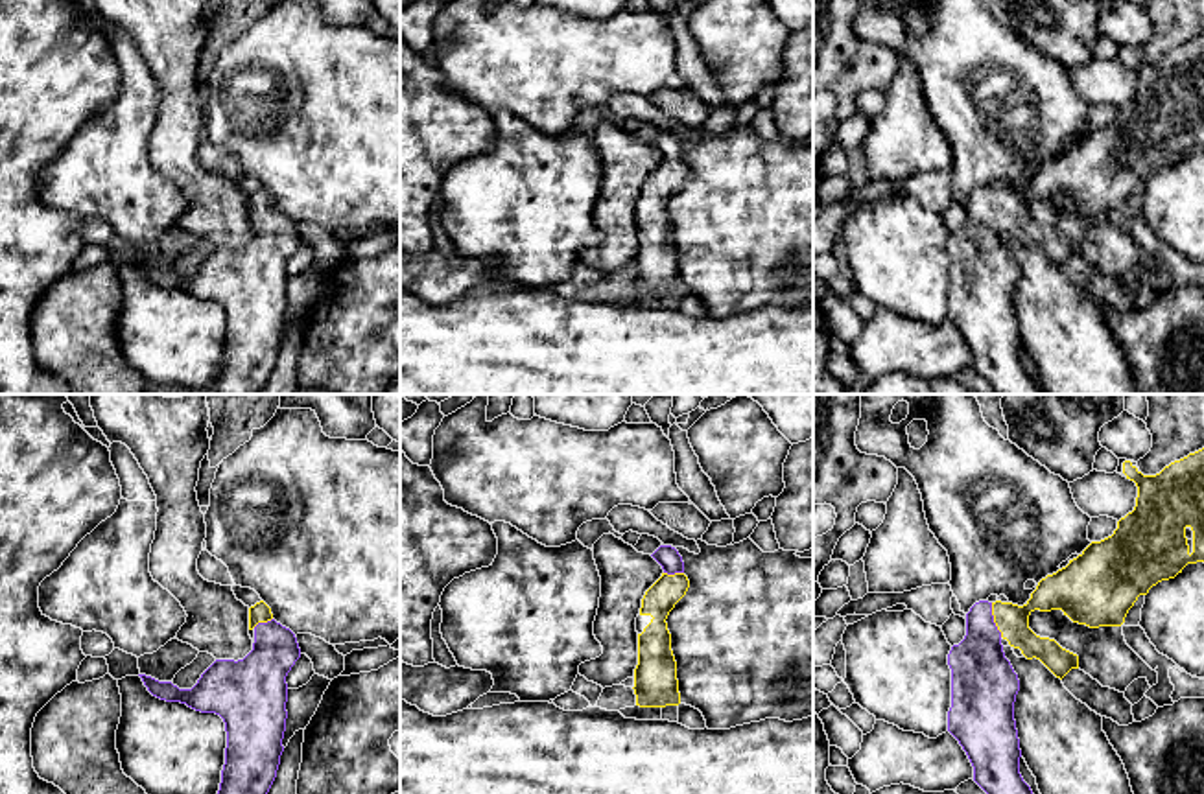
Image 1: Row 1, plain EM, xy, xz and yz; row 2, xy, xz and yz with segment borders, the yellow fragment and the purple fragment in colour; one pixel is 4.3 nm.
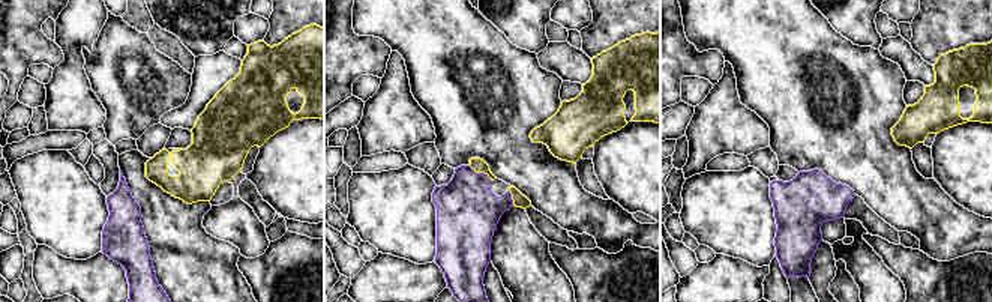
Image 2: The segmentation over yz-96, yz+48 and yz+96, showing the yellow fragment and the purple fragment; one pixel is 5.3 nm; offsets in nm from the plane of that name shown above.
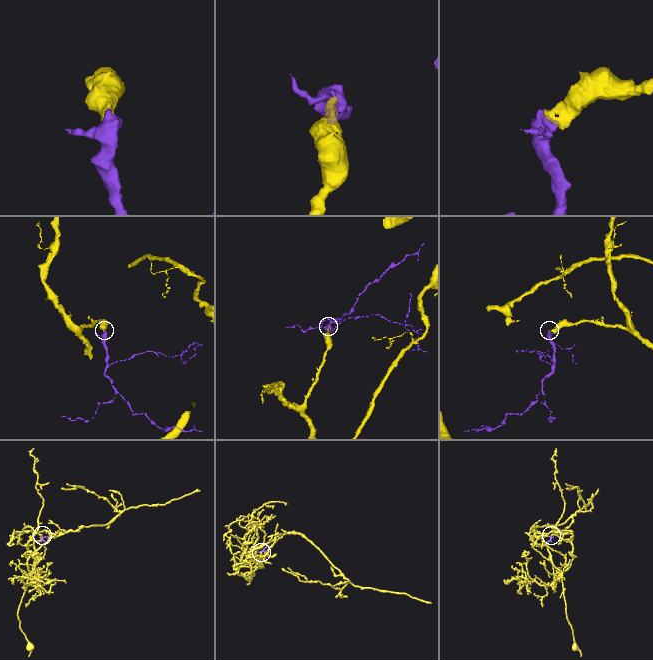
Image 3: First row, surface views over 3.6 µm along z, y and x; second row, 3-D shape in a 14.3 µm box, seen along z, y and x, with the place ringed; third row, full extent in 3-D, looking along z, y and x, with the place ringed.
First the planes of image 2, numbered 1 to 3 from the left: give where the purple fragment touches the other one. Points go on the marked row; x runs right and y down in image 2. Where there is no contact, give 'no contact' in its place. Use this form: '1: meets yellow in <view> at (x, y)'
1: no contact
2: meets yellow in yz+48 at (479, 172)
3: no contact

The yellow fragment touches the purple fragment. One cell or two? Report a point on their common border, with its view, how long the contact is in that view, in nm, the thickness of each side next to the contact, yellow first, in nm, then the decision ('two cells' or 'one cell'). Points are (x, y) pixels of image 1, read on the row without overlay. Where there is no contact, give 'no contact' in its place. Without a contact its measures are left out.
yz (994, 207) | 160 nm | 140/260 nm | one cell

